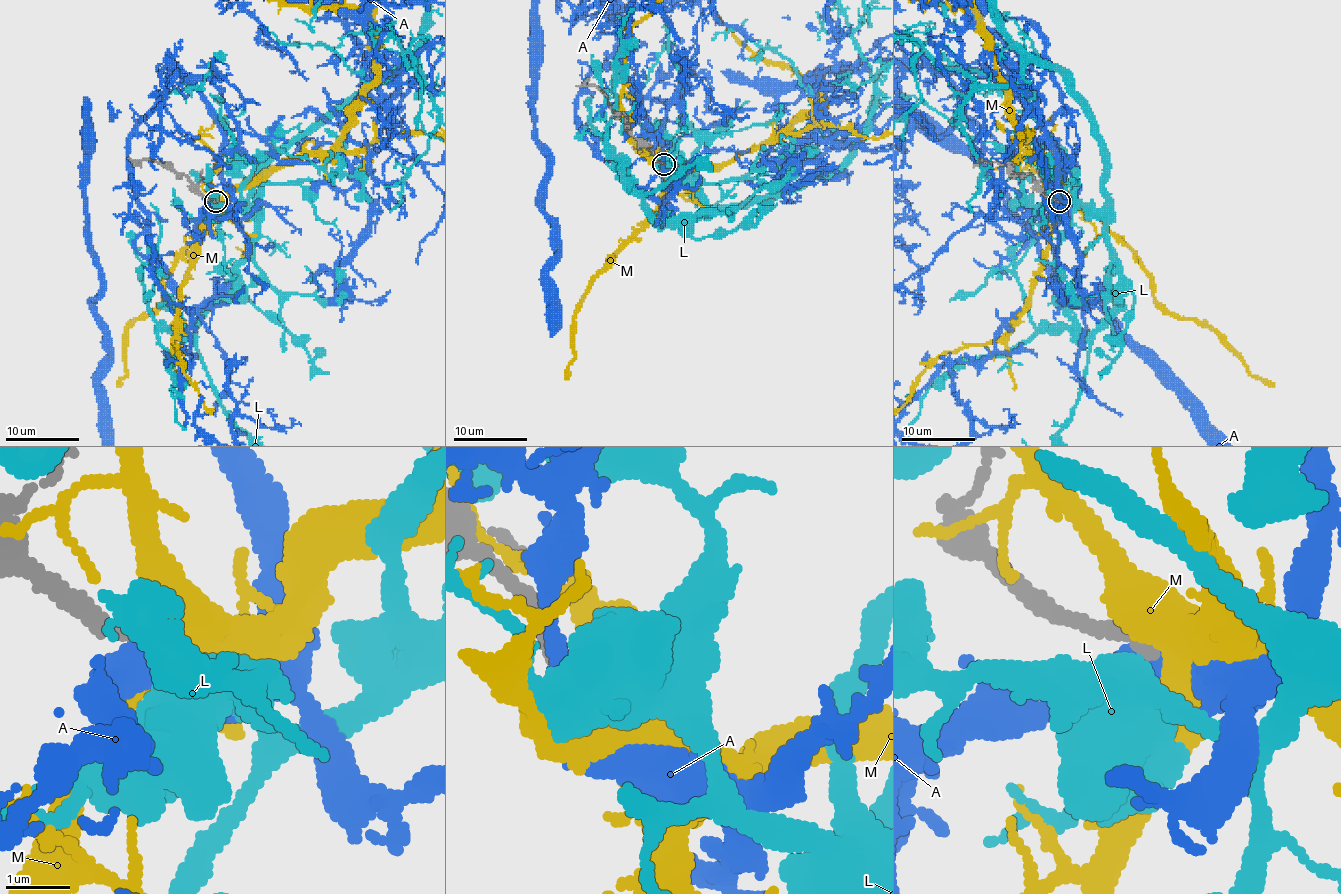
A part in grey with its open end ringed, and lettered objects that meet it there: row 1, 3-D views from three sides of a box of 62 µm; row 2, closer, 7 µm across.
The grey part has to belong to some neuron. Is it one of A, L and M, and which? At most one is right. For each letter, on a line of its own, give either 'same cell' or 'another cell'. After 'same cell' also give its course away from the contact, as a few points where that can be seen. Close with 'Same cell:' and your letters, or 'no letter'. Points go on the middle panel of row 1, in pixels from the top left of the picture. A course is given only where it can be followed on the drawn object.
A: another cell
L: another cell
M: another cell
Same cell: no letter

